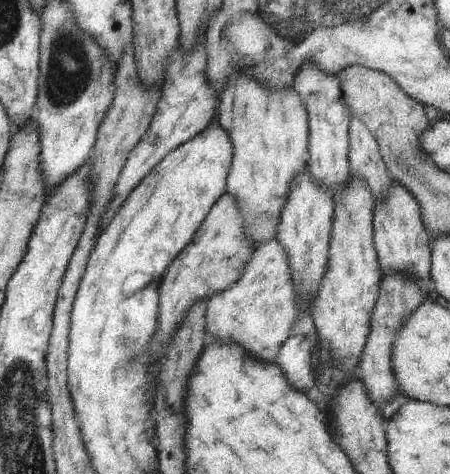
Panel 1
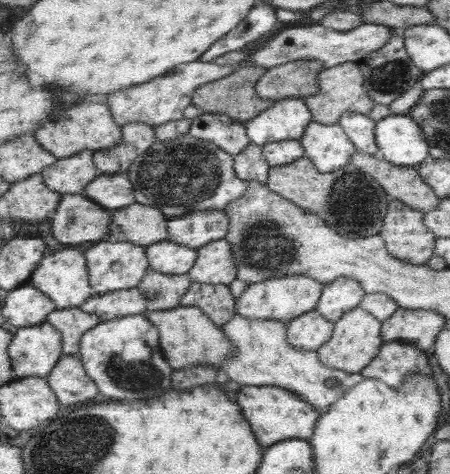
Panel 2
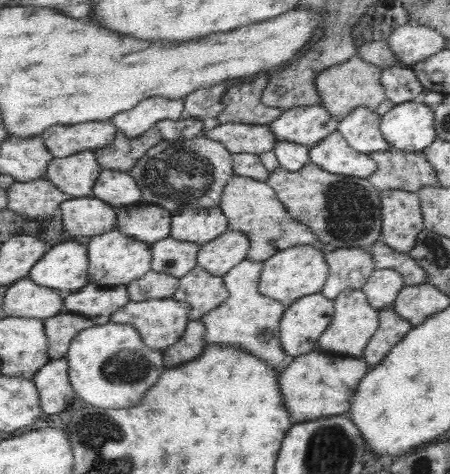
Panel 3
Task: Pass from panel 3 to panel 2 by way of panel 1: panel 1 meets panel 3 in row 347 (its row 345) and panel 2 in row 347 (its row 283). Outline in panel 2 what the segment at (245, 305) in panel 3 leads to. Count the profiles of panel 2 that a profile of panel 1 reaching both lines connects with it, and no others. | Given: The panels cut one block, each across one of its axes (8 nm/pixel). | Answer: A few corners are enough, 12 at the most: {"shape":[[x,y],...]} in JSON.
{"shape":[[235,312],[223,362],[239,386],[273,386],[319,416],[361,374],[295,350],[287,326]]}

